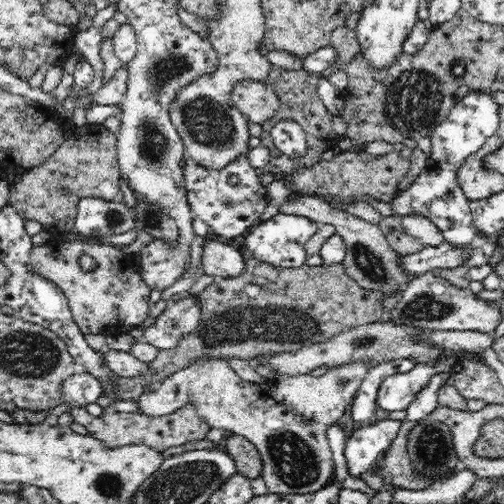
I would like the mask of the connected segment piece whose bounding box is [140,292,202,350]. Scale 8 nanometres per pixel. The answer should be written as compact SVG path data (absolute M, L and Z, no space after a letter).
M185 293L178 301L167 303L164 311L156 317L153 324L144 330L141 342L155 346L159 350L174 348L180 339L196 330L202 317L200 305L196 298L199 295Z

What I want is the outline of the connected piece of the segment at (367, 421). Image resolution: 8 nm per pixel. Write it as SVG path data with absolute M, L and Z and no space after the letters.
M402 358L399 361L384 362L369 369L351 402L353 422L359 422L362 427L374 426L377 423L376 398L382 381L389 376L413 370L415 366L412 361L405 361Z

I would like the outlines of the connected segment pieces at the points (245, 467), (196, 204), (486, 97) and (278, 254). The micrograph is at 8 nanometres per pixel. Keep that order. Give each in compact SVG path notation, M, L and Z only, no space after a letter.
M232 434L224 438L221 447L235 459L240 474L251 479L261 476L263 459L252 442L243 436Z
M247 156L236 158L226 168L215 171L196 166L188 157L184 159L183 166L189 205L196 215L212 228L211 232L226 238L240 236L264 212L266 202L262 200L262 194L266 190L260 188L258 174L249 164Z
M470 93L455 106L448 118L431 133L432 153L429 155L426 167L417 179L400 194L396 192L390 204L394 216L424 216L430 220L442 233L446 242L466 245L472 251L472 258L463 265L470 268L488 264L489 256L493 254L495 245L478 235L473 227L473 217L469 210L469 200L458 184L456 173L485 143L488 138L498 134L500 124L499 106L491 94Z
M279 213L270 220L256 226L245 236L241 245L245 253L254 256L262 262L275 267L298 268L306 262L306 250L304 244L314 236L318 230L318 224L303 215Z

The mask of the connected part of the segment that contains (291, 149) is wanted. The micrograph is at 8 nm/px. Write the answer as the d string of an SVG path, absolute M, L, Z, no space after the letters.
M290 119L281 121L273 131L274 144L286 157L304 157L308 153L307 137L302 126Z

